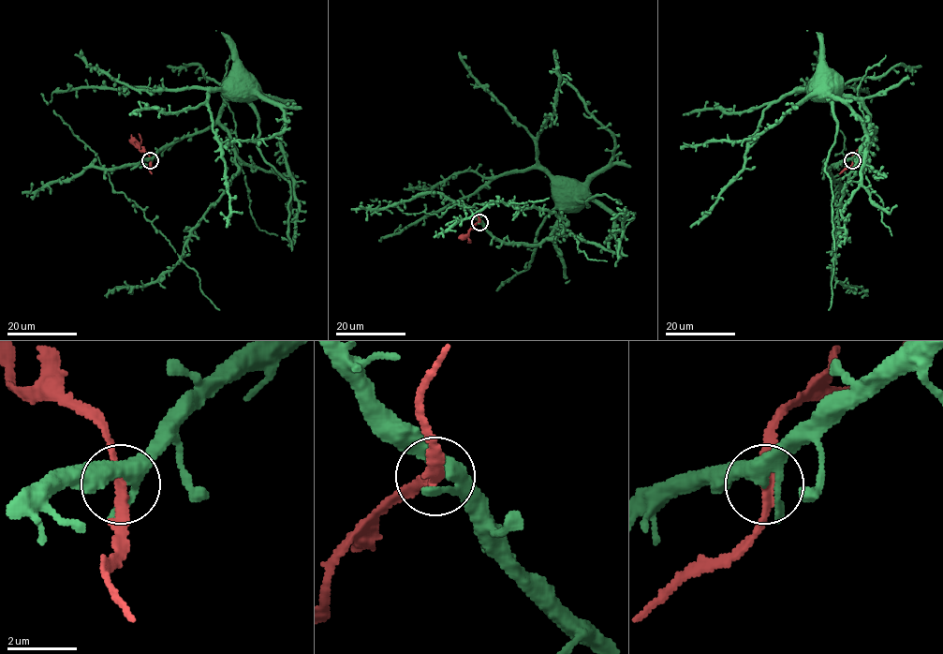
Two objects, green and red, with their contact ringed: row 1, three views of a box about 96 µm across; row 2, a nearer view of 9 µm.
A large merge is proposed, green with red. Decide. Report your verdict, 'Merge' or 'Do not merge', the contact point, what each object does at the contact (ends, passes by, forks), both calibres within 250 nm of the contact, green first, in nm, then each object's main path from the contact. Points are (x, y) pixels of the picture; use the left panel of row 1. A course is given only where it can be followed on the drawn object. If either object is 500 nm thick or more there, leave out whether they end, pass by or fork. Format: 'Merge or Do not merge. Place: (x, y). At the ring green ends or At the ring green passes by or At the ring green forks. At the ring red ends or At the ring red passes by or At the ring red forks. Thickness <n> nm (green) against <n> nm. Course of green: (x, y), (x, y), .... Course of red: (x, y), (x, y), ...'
Do not merge. Place: (150, 160). At the ring green forks. At the ring red passes by. Thickness 320 nm (green) against 240 nm. Course of green: (150, 160), (160, 150), (210, 126), (227, 99), (244, 93), (240, 89). Course of red: (150, 160), (147, 153), (139, 151), (139, 134)

